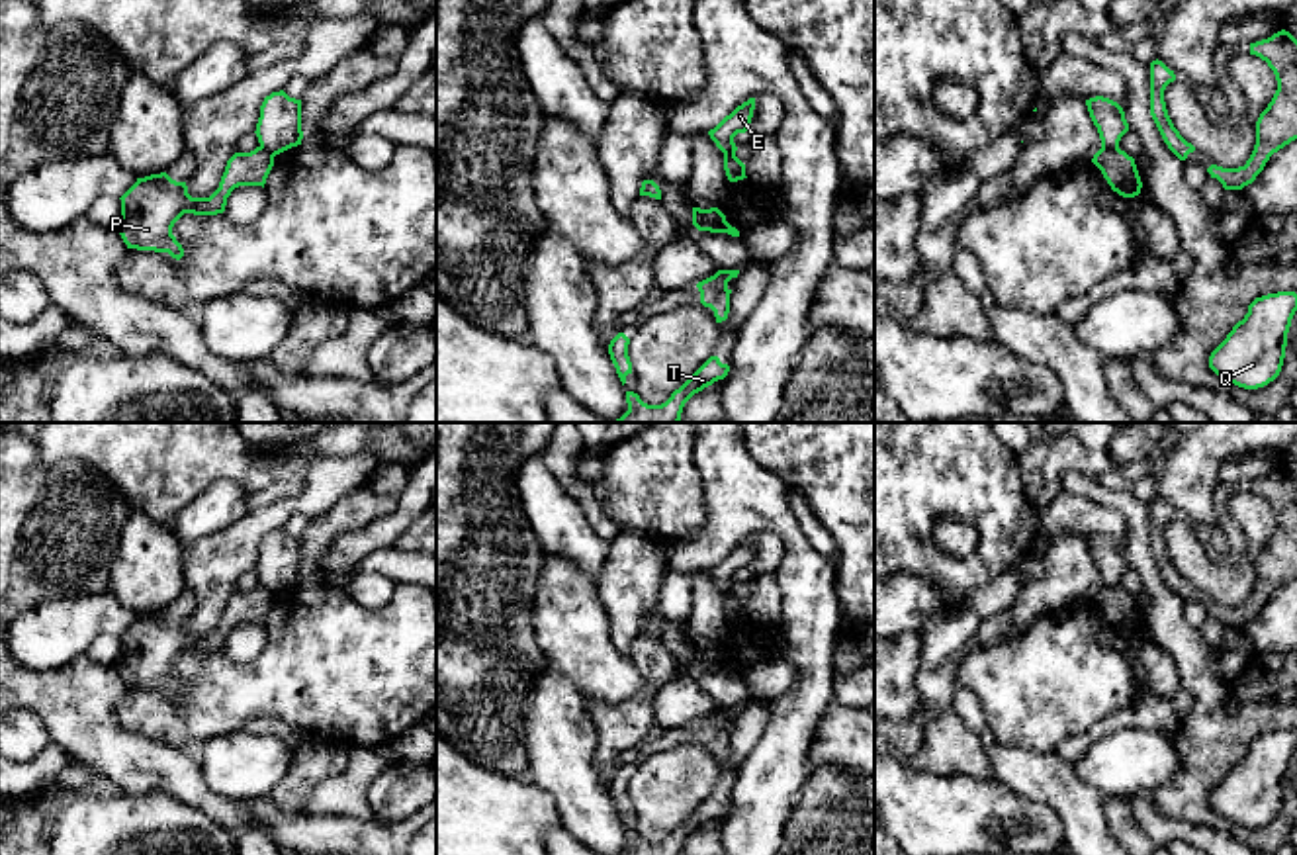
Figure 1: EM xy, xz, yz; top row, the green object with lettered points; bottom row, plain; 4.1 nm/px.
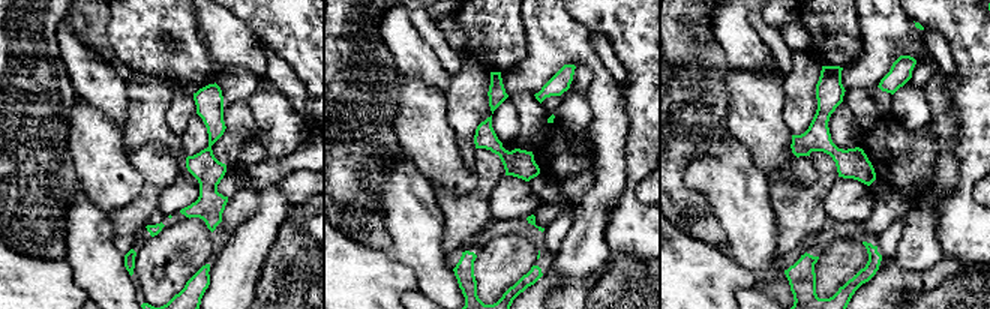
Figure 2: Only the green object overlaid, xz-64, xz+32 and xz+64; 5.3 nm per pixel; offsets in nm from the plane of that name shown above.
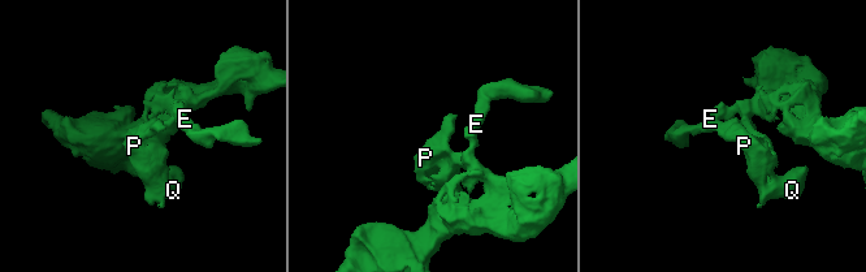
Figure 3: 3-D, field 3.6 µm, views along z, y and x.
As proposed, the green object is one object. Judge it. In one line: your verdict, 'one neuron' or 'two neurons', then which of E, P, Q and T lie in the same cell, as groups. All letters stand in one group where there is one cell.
two neurons; groups E T / P Q

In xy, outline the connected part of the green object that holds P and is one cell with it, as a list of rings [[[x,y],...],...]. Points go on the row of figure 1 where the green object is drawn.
[[[256,147],[235,153],[225,166],[219,188],[209,198],[192,198],[186,182],[172,180],[166,172],[137,178],[119,198],[121,217],[115,223],[127,248],[168,252],[180,260],[182,245],[172,235],[174,223],[184,213],[217,215],[225,211],[227,198],[239,186],[262,186],[274,166],[270,151]]]

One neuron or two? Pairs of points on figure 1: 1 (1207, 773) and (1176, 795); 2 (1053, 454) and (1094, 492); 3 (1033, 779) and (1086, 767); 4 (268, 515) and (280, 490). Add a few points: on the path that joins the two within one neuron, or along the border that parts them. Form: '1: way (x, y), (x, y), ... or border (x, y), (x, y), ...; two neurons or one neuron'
1: way (1200, 777), (1184, 793); one neuron
2: border (1059, 478), (1067, 472), (1080, 472), (1098, 482); two neurons
3: border (1073, 762), (1074, 769), (1104, 797); two neurons
4: border (306, 482), (292, 497), (241, 513); two neurons

